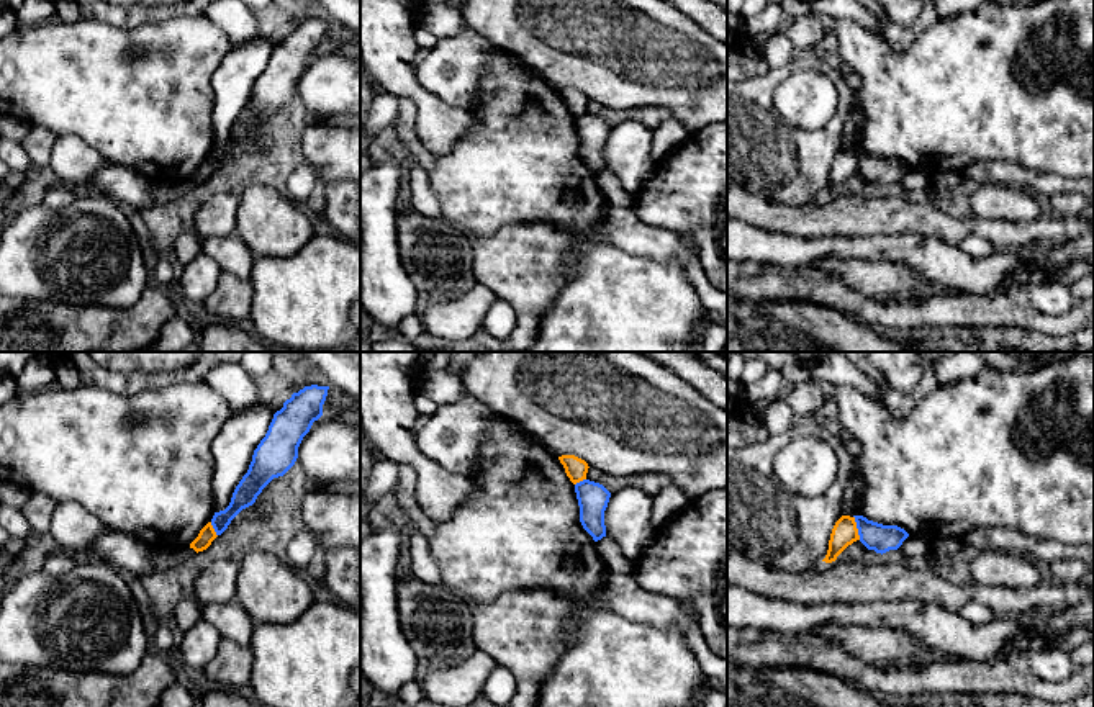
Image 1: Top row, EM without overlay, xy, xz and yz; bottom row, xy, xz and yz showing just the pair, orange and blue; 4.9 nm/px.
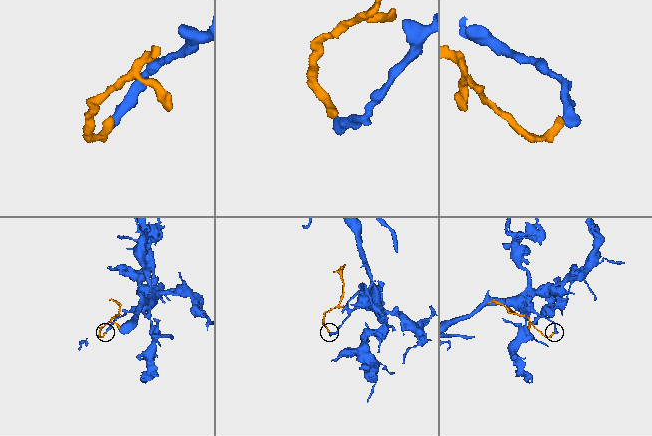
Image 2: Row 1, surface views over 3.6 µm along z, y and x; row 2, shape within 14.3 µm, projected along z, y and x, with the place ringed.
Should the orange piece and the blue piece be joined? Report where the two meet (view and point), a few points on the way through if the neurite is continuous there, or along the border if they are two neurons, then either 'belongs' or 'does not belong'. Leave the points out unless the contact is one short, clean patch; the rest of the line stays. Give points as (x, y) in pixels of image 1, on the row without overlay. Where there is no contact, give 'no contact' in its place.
meets orange in yz at (855, 161); border along yz (854, 149), (860, 172); does not belong

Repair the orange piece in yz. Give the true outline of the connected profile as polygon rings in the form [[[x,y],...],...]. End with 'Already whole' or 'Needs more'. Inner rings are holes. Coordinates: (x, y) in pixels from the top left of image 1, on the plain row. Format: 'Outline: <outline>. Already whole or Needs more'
Outline: [[[842,149],[830,167],[829,183],[822,195],[832,196],[853,175],[860,173],[855,151]]]. Already whole

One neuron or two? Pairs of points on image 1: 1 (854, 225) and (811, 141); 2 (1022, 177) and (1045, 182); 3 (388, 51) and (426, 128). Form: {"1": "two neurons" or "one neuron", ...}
{"1": "two neurons", "2": "one neuron", "3": "one neuron"}

